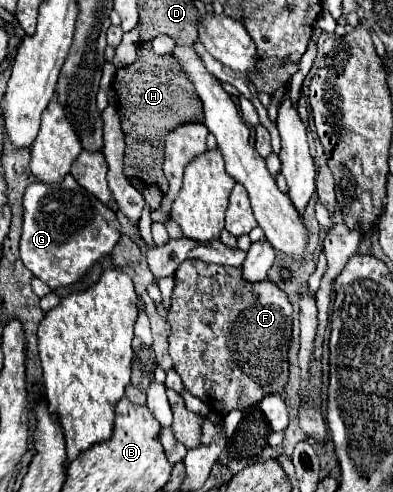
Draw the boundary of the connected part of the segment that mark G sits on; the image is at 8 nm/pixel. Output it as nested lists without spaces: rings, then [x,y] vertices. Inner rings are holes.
[[[69,174],[61,184],[33,182],[23,194],[23,228],[19,254],[23,264],[51,290],[69,286],[119,242],[119,222],[113,210],[81,188]]]

